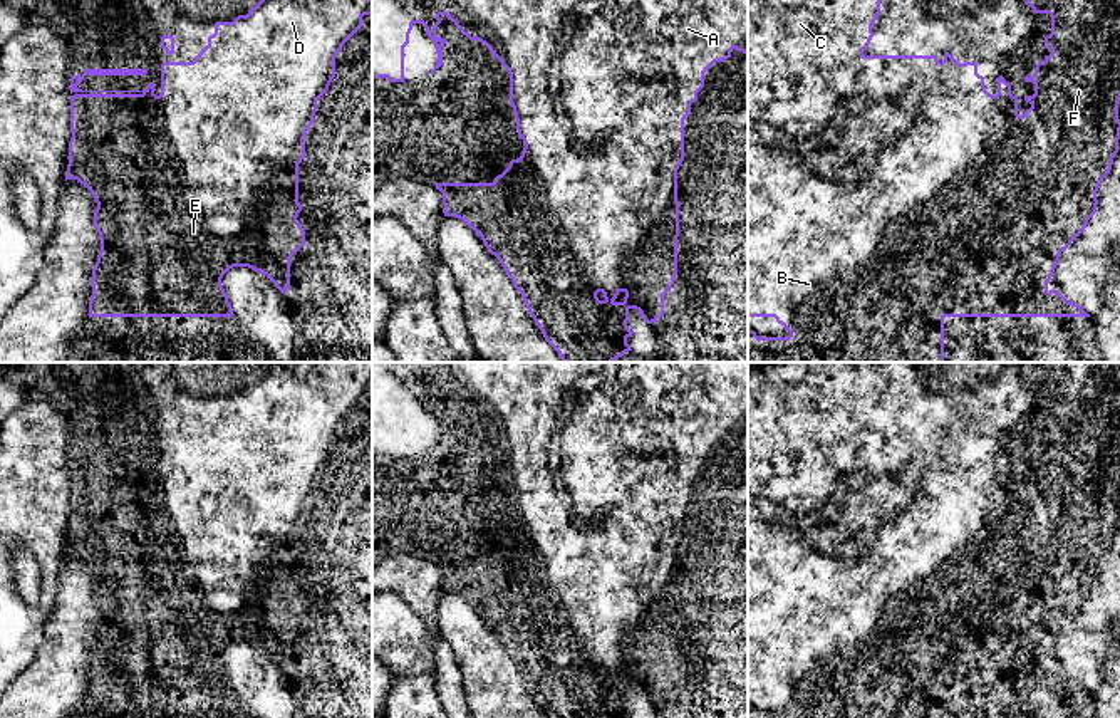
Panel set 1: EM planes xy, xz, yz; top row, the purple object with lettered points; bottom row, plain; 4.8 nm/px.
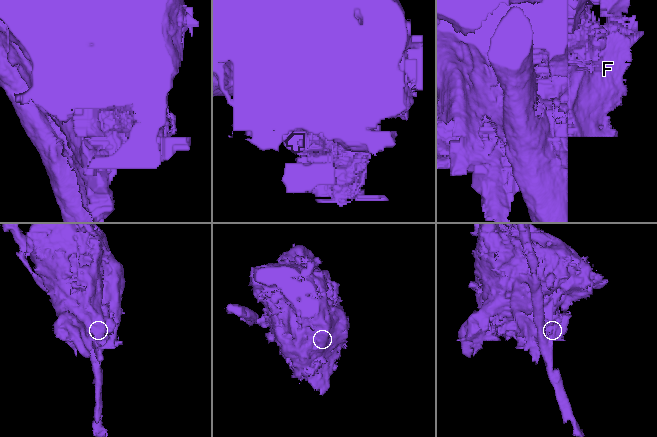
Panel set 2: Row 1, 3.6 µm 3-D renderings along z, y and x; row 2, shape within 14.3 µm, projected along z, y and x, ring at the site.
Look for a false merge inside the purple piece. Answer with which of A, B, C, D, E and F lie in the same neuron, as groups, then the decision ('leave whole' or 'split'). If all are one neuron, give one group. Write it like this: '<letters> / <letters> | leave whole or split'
A B C / D E F | split

